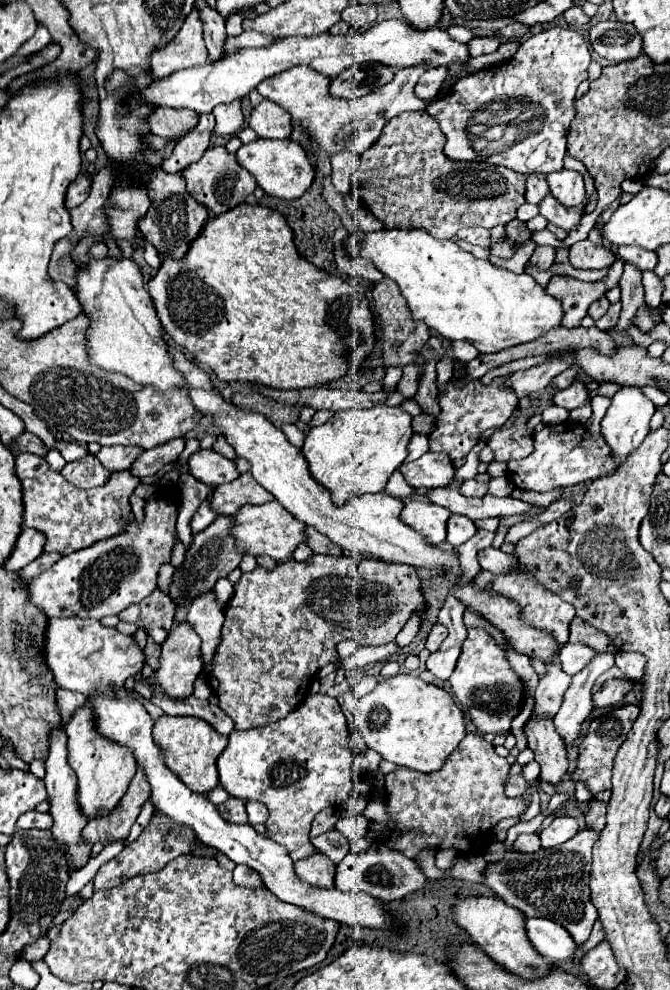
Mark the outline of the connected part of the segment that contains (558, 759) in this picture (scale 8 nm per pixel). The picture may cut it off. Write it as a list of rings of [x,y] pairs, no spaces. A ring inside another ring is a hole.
[[[529,721],[525,729],[529,749],[535,753],[535,761],[541,765],[541,781],[547,781],[551,785],[559,785],[563,777],[567,775],[567,751],[561,741],[561,737],[555,733],[553,721]]]

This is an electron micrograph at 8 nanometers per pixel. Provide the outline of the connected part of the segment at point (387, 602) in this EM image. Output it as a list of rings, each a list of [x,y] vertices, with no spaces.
[[[313,555],[303,563],[287,559],[277,563],[275,569],[257,565],[255,571],[241,575],[227,603],[221,629],[223,641],[213,659],[209,685],[219,699],[219,707],[233,719],[237,731],[275,723],[307,697],[309,685],[315,679],[313,675],[335,661],[335,645],[339,641],[353,637],[359,645],[391,643],[413,611],[419,613],[419,623],[423,625],[427,621],[427,601],[421,597],[421,579],[409,565],[391,565],[365,555]]]

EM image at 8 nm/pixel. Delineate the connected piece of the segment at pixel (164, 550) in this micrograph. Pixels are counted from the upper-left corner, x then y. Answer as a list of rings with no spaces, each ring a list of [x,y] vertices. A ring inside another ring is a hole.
[[[179,491],[159,493],[159,497],[147,499],[143,523],[129,521],[129,525],[125,525],[125,533],[119,533],[117,537],[109,537],[107,541],[97,541],[89,549],[81,549],[77,553],[63,555],[53,567],[49,567],[45,573],[35,577],[33,583],[29,583],[31,603],[41,607],[49,619],[51,617],[93,617],[93,619],[101,619],[101,617],[107,617],[107,615],[119,615],[129,605],[143,601],[149,593],[153,593],[157,589],[159,567],[163,563],[171,561],[173,545],[177,543],[177,537],[175,537],[177,515],[179,515]]]

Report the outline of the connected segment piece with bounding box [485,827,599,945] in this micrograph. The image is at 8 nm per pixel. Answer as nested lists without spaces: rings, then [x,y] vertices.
[[[511,827],[505,839],[507,855],[501,863],[489,863],[485,885],[489,885],[507,905],[523,911],[527,917],[545,917],[563,925],[575,943],[581,945],[589,939],[589,885],[585,883],[589,879],[591,849],[597,837],[597,831],[583,829],[565,845],[541,849],[533,855],[523,855],[513,851],[517,827]]]

